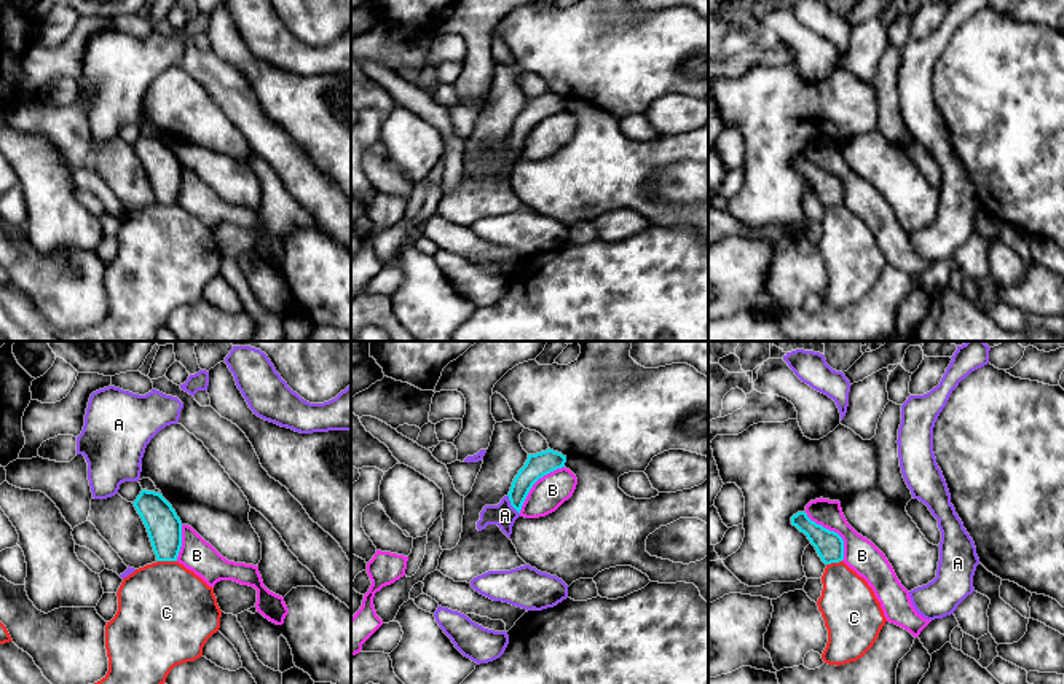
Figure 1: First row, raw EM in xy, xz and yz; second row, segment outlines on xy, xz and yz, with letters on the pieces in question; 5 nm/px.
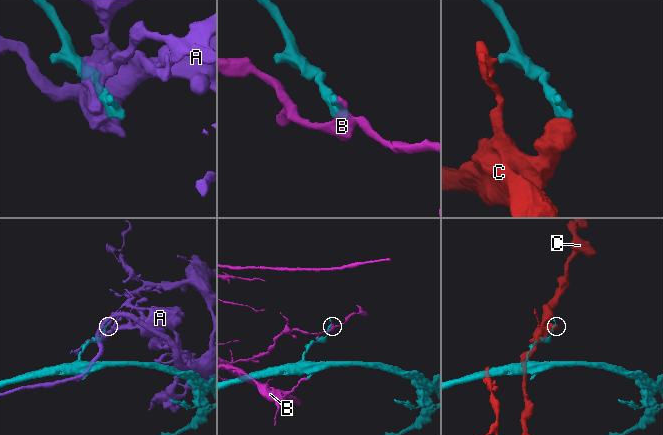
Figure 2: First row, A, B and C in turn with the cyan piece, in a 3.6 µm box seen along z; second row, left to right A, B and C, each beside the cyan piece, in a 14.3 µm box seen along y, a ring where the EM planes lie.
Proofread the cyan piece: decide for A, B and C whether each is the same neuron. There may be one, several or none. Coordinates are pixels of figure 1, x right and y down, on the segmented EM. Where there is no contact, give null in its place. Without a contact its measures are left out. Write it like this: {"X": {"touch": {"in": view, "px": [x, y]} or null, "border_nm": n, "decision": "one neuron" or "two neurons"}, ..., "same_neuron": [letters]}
{"A": {"touch": {"in": "xz", "px": [511, 504]}, "border_nm": 120, "decision": "two neurons"}, "B": {"touch": {"in": "yz", "px": [833, 531]}, "border_nm": 320, "decision": "two neurons"}, "C": {"touch": {"in": "xy", "px": [166, 560]}, "border_nm": 100, "decision": "two neurons"}, "same_neuron": []}

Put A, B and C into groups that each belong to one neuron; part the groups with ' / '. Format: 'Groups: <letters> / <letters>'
Groups: A / B / C

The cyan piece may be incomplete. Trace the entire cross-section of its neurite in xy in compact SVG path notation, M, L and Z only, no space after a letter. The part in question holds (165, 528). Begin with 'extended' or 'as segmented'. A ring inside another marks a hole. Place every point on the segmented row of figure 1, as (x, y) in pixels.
as segmented; M142 489L132 504L147 528L156 561L177 561L182 521L172 505L163 494L147 489Z

